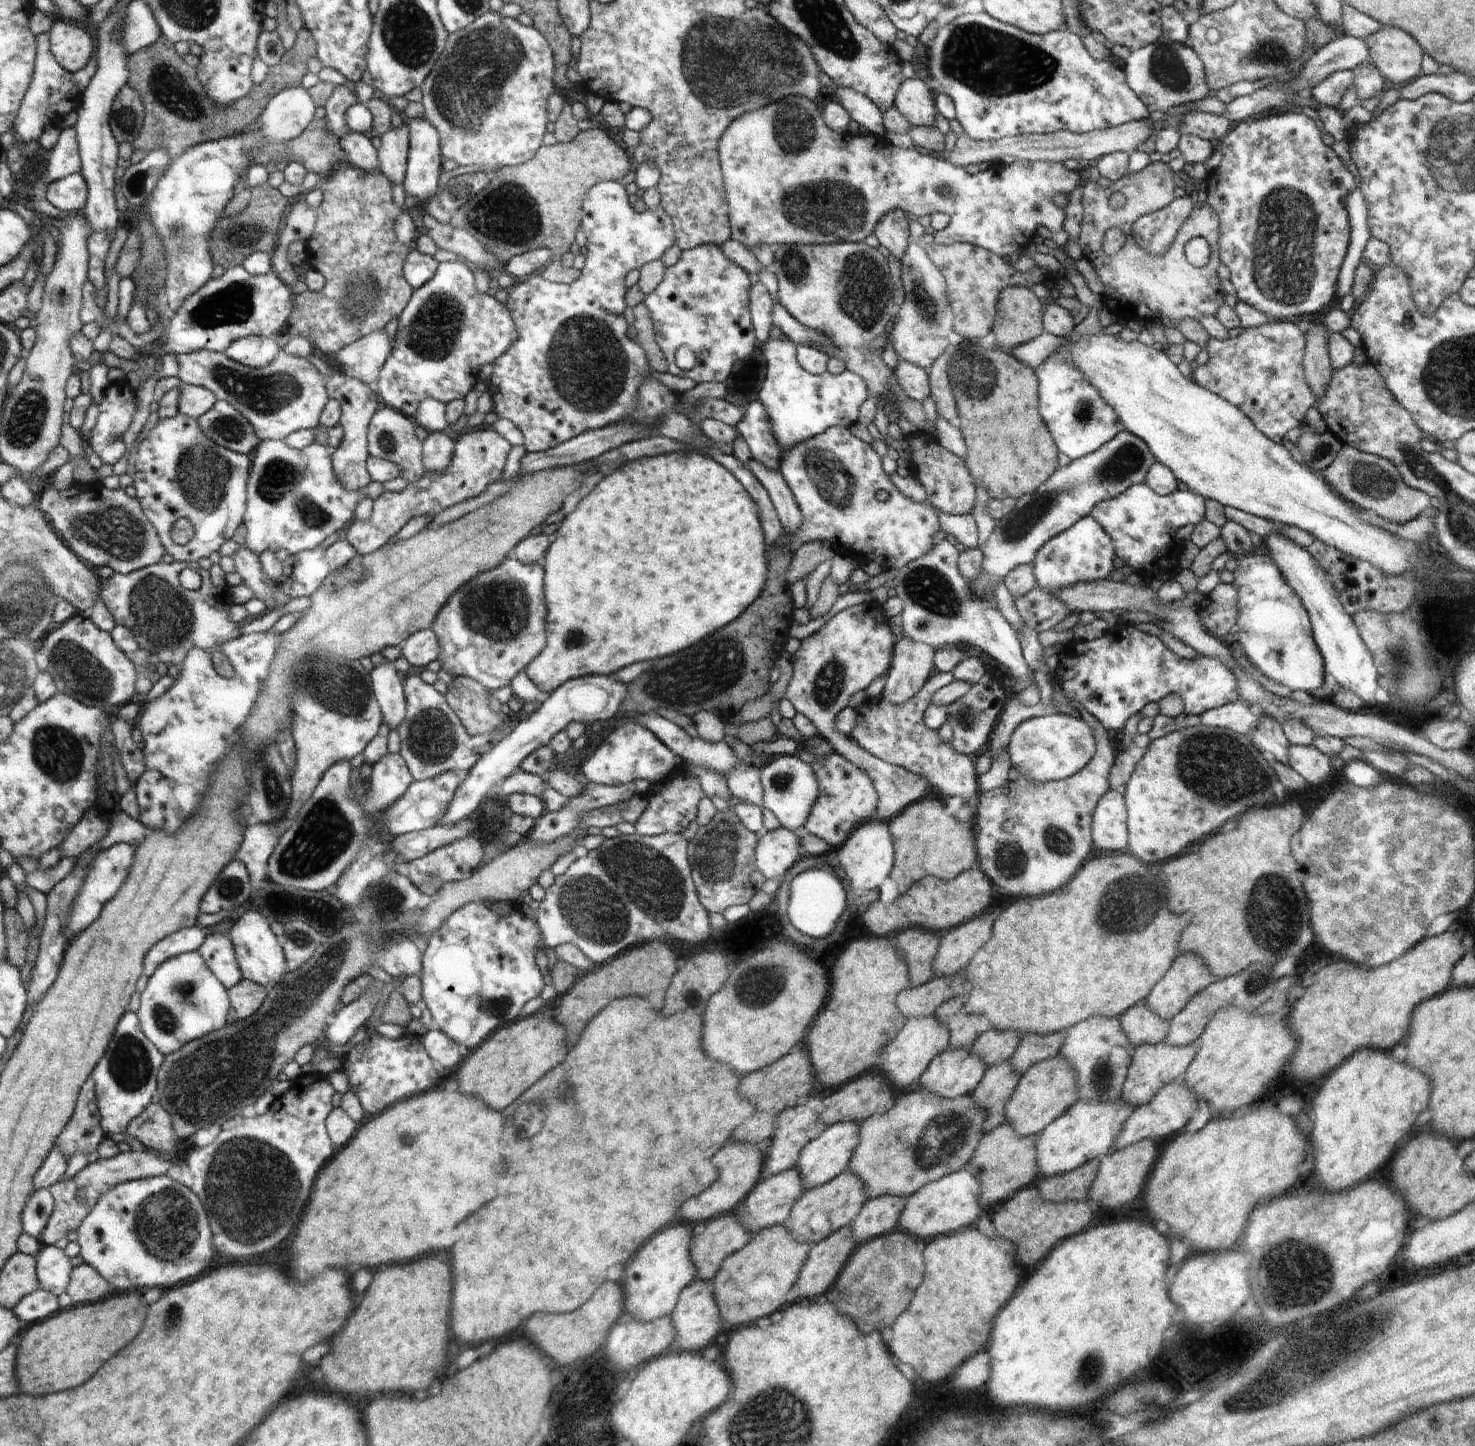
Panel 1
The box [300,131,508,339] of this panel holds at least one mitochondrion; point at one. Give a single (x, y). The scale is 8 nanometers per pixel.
(363, 292)

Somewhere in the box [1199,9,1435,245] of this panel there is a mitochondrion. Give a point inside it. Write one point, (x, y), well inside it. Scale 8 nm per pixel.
(1268, 53)

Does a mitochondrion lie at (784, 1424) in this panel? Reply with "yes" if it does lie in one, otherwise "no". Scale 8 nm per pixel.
yes

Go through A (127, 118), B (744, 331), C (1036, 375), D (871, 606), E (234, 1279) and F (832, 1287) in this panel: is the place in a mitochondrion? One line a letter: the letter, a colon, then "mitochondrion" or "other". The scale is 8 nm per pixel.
A: mitochondrion
B: other
C: other
D: other
E: other
F: other

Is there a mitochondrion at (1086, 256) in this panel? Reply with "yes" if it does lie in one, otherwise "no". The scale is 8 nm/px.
no

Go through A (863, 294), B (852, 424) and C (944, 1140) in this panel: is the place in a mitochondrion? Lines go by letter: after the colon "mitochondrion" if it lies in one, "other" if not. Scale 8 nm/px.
A: mitochondrion
B: other
C: mitochondrion

